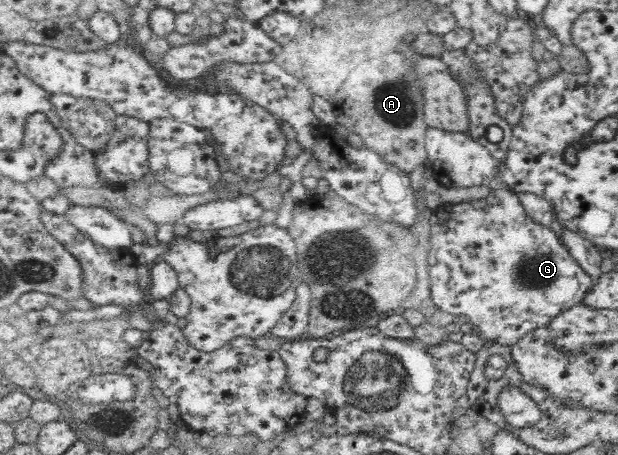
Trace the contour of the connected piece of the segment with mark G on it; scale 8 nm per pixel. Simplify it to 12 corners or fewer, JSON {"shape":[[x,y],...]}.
{"shape":[[445,193],[418,298],[512,347],[594,279],[516,193]]}

